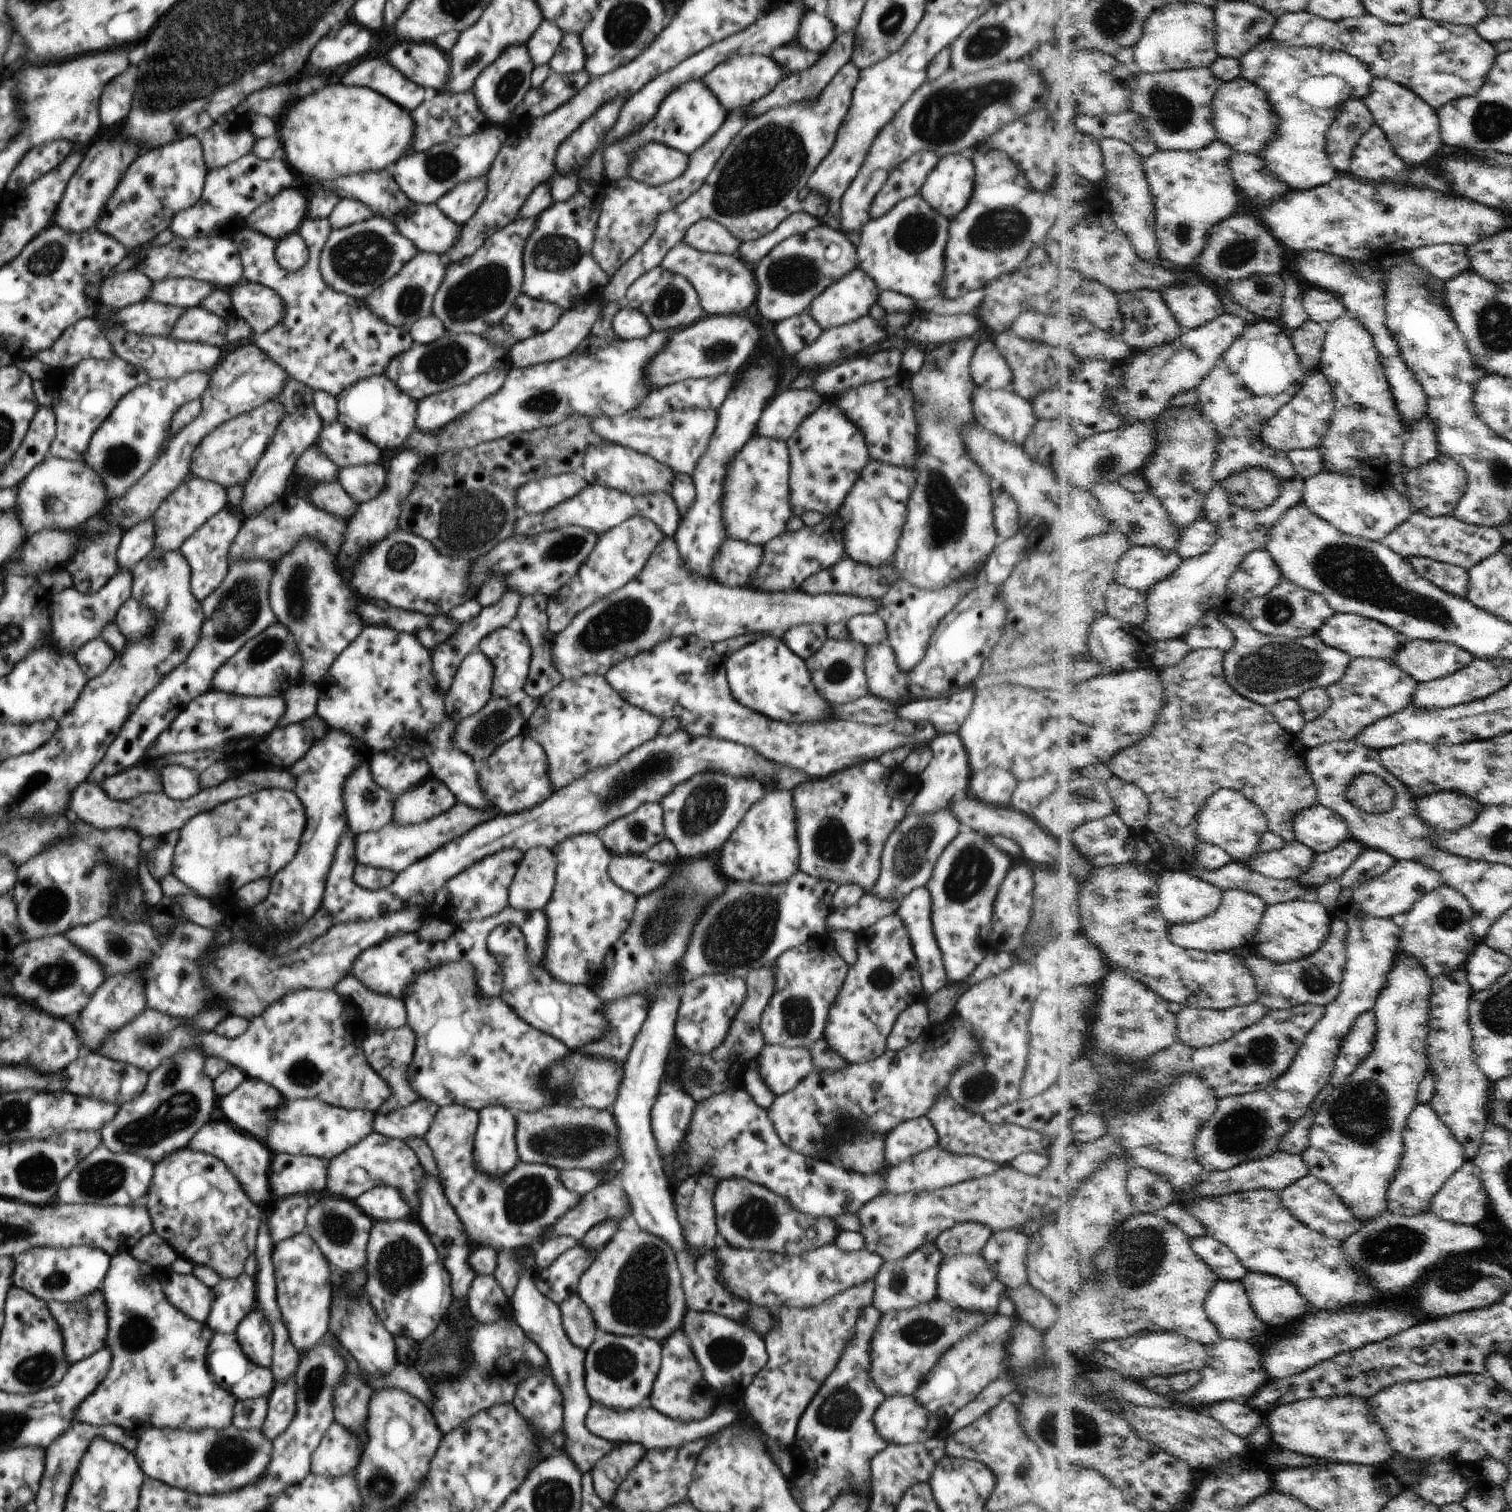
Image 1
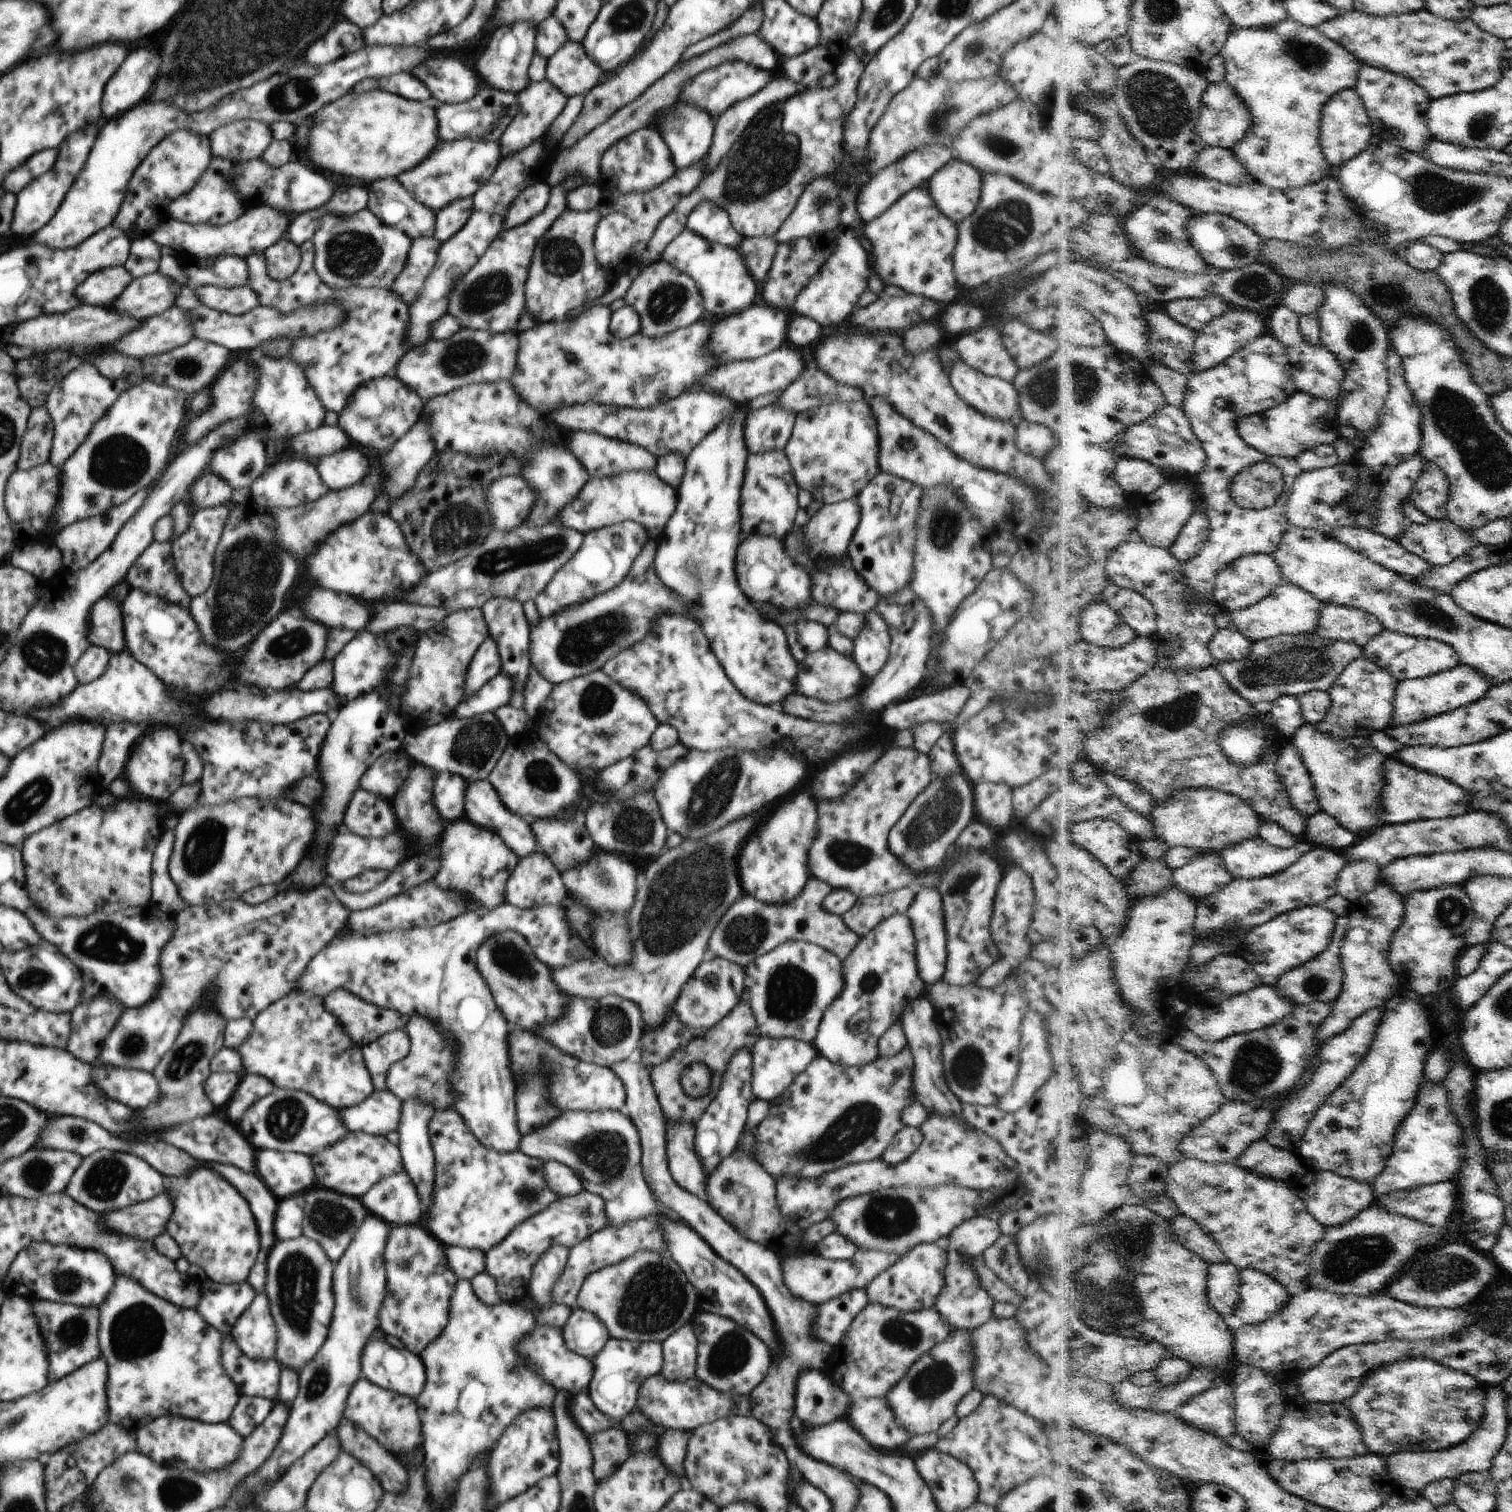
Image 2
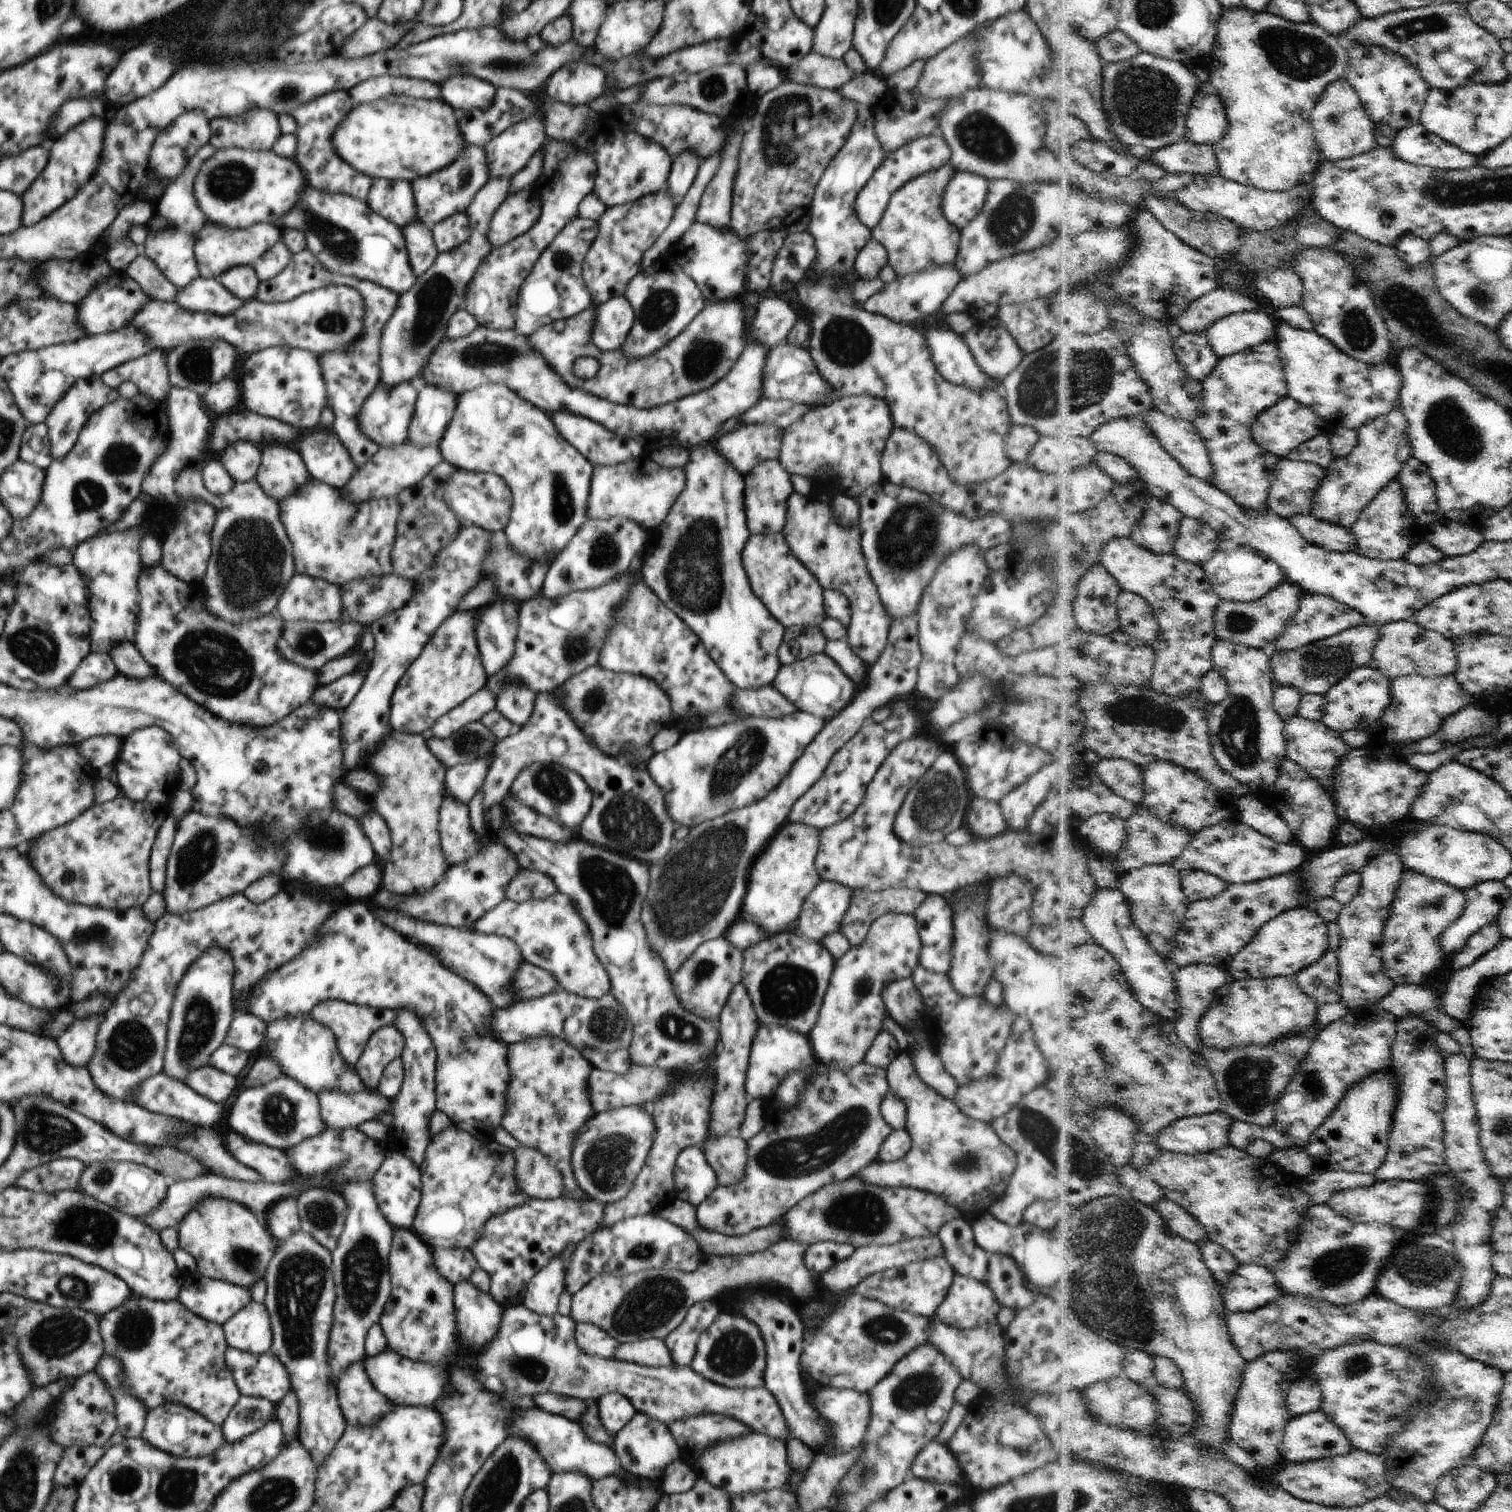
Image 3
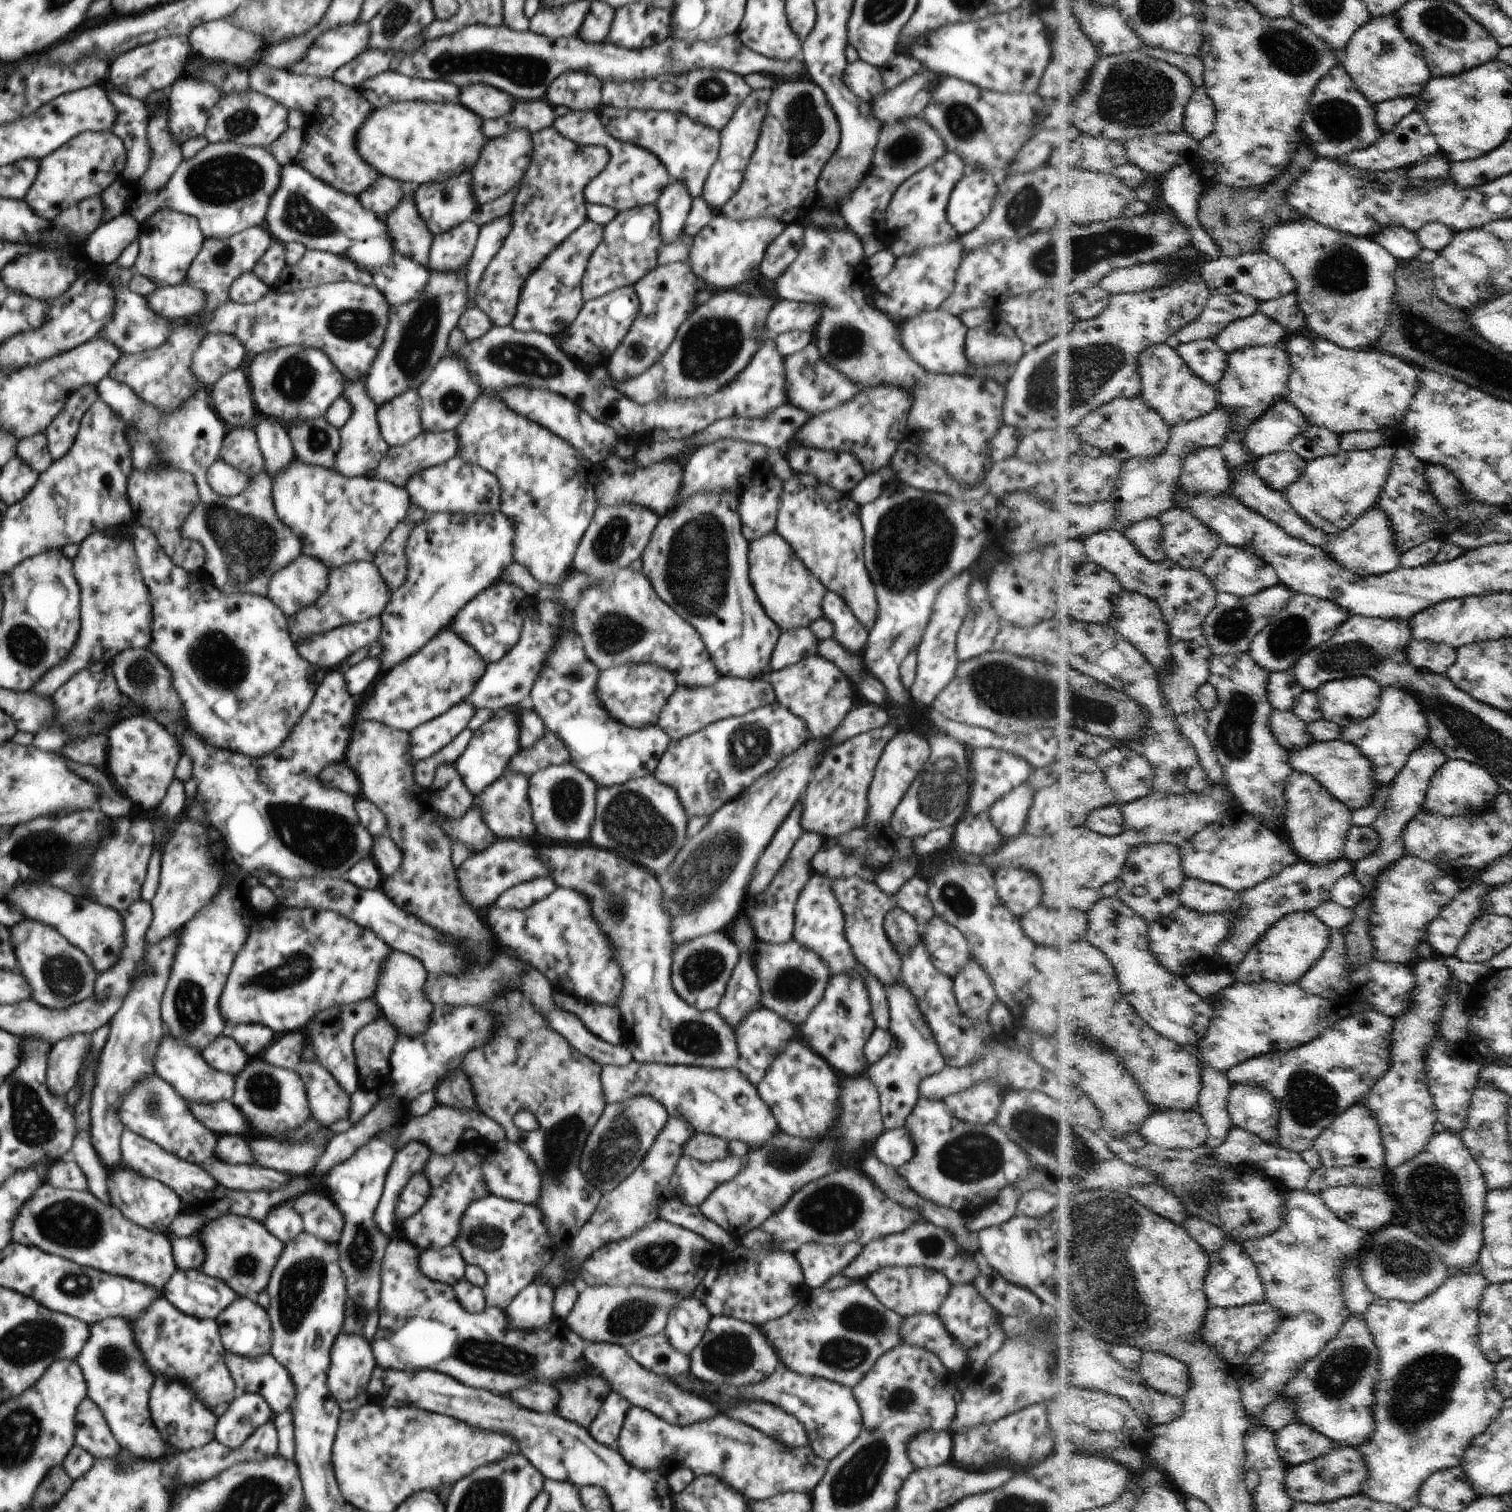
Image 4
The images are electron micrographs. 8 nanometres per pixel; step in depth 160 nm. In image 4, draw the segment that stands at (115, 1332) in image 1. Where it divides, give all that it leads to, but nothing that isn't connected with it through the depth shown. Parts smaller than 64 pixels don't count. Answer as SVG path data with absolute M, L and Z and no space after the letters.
M162 1294L129 1325L155 1380L163 1377L186 1384L190 1378L191 1390L208 1410L218 1418L228 1410L234 1400L234 1396L230 1396L234 1392L234 1381L225 1361L226 1350L215 1319L184 1314Z

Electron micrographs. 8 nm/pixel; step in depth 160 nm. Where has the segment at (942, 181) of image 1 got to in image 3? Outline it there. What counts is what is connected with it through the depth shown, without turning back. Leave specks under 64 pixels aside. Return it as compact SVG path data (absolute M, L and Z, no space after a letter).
M955 170L941 200L941 209L948 222L963 230L982 210L989 181L976 173Z

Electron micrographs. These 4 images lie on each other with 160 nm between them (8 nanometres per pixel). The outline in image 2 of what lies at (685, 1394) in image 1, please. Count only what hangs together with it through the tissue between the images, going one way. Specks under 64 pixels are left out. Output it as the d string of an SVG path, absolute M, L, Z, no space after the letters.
M691 1322L675 1330L661 1342L663 1363L659 1374L674 1381L692 1379L697 1365L697 1344Z

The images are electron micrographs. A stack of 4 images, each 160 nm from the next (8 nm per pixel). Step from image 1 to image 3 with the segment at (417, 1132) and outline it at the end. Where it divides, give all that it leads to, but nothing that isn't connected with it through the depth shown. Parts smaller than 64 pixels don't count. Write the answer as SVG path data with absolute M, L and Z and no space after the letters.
M377 1090L349 1096L342 1091L324 1091L318 1096L321 1117L328 1129L356 1129L368 1120L378 1119L391 1101Z

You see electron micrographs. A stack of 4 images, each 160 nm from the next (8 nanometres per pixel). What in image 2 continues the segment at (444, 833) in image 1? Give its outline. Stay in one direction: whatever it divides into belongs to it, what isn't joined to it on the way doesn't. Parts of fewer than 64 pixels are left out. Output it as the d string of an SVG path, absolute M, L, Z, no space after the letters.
M343 828L332 840L326 870L338 882L346 882L348 878L362 874L364 870L378 868L390 872L404 860L404 844L406 844L406 852L408 852L408 840L406 842L404 840L406 840L406 836L405 834L402 836L400 832L391 832L382 838L365 838Z

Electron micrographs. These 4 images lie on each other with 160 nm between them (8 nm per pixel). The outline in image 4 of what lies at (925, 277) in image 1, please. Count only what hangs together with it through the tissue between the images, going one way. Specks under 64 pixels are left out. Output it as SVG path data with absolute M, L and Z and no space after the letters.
M948 151L942 158L913 174L897 188L885 212L885 230L879 234L880 240L896 259L959 238L960 234L948 222L947 204L952 189L966 171L967 166L960 155Z

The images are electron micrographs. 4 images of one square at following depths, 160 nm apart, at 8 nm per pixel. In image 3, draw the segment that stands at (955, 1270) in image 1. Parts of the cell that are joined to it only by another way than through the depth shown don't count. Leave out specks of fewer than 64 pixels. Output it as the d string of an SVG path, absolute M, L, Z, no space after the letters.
M955 1273L946 1298L936 1309L935 1318L959 1329L992 1323L999 1311L992 1289L978 1280Z

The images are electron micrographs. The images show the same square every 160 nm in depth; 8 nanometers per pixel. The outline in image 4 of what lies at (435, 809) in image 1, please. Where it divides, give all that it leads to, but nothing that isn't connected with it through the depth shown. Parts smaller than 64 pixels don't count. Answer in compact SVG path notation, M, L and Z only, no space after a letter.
M517 706L498 709L489 721L486 721L468 743L462 756L453 764L464 786L474 795L479 795L487 786L498 780L505 772L508 761L521 748Z

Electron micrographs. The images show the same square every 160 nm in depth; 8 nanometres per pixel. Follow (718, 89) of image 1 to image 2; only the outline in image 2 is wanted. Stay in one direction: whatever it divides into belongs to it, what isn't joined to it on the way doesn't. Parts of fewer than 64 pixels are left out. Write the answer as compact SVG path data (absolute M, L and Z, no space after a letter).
M734 59L726 61L718 66L698 74L694 80L686 84L686 88L681 91L680 101L692 101L700 109L704 109L715 120L726 112L733 104L740 102L762 90L772 80L772 71L759 69L757 66L747 62Z

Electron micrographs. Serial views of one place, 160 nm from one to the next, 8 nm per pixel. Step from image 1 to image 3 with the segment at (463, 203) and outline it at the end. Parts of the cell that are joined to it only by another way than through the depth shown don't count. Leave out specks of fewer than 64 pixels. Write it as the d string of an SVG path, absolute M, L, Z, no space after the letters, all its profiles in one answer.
M458 213L441 220L431 231L439 252L448 252L468 240L471 225L466 213Z

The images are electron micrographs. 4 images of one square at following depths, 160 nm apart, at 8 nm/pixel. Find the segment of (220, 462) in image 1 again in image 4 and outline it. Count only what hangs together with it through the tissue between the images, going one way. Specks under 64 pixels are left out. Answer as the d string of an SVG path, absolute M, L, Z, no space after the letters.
M236 427L224 437L220 458L250 476L265 470L257 434L249 427Z

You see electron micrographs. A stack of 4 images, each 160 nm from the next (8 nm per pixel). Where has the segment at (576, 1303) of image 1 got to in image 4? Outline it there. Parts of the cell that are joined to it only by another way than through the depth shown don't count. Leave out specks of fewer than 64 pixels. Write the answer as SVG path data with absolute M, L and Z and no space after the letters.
M602 1341L586 1342L584 1358L606 1380L613 1394L624 1397L627 1401L631 1402L631 1406L653 1412L672 1426L687 1427L706 1419L712 1419L721 1413L718 1406L683 1391L670 1378L654 1374L652 1371L642 1368L629 1355L627 1349L619 1344Z

